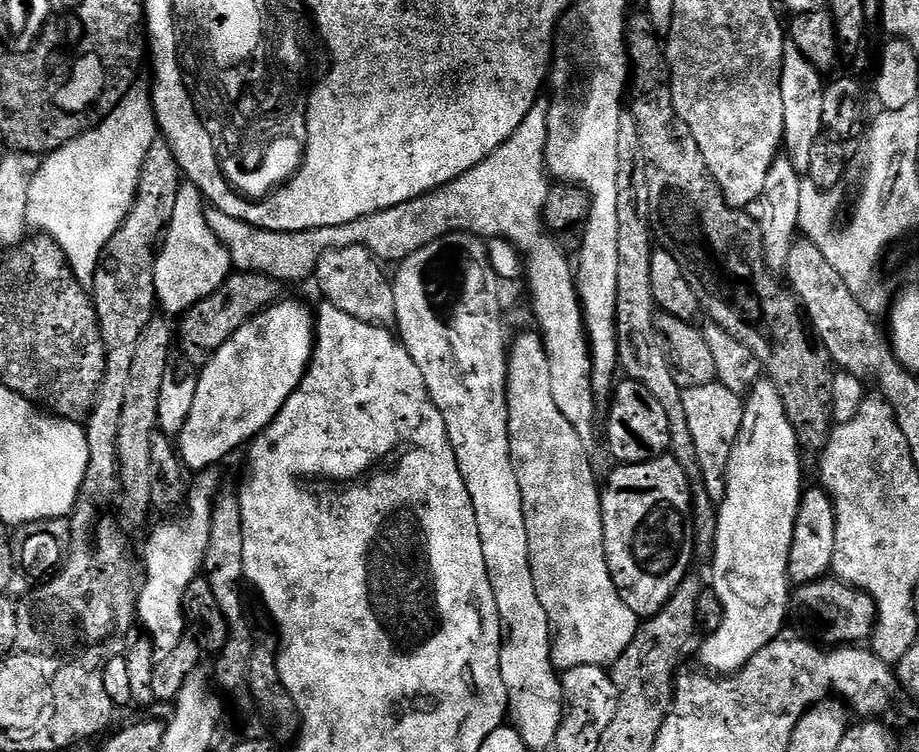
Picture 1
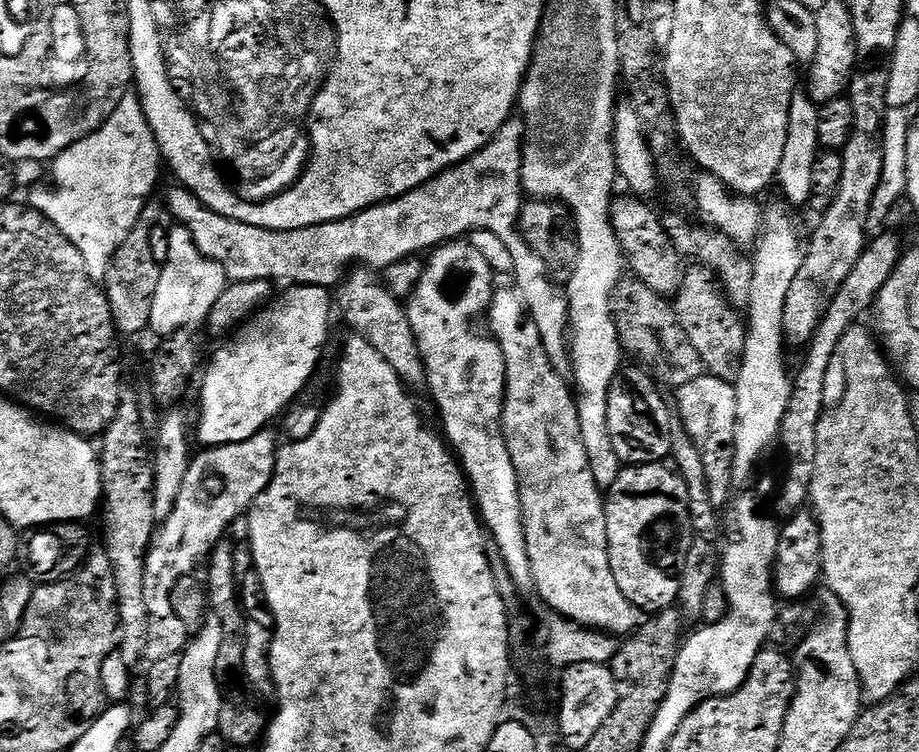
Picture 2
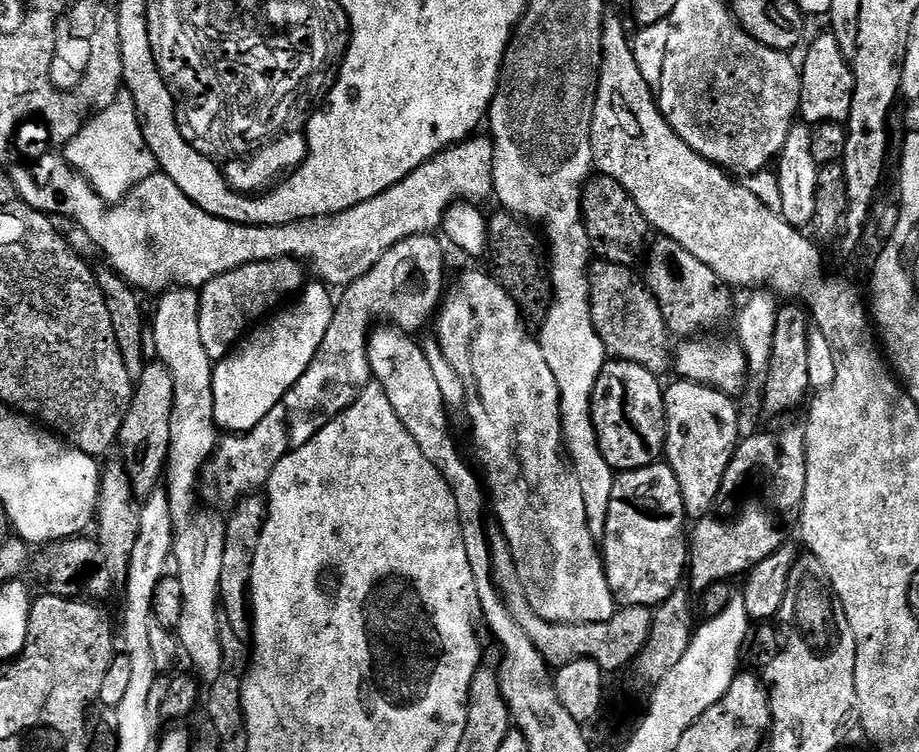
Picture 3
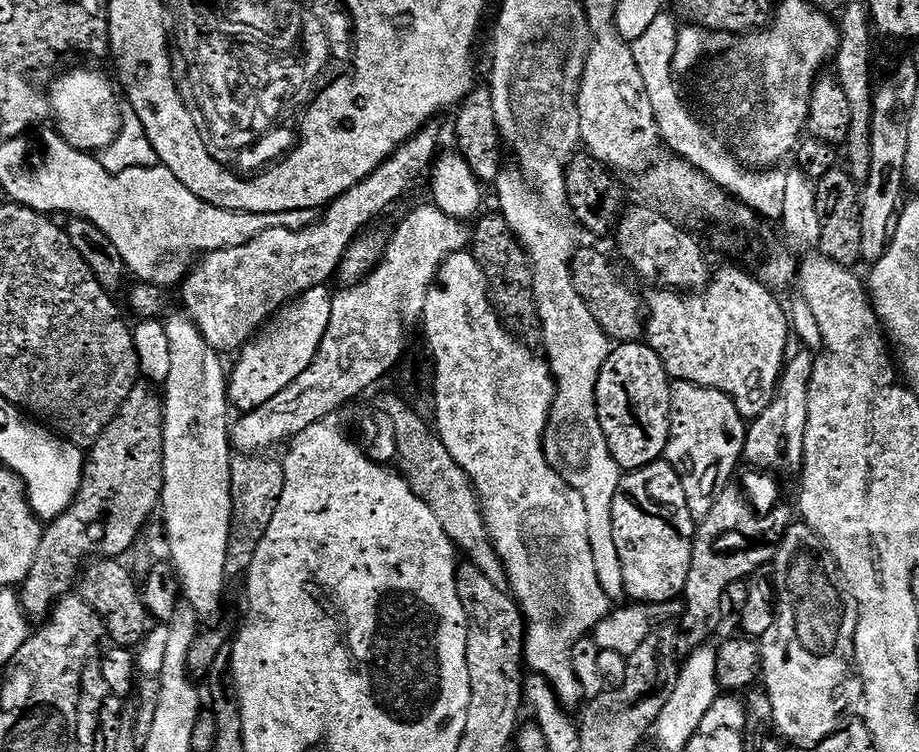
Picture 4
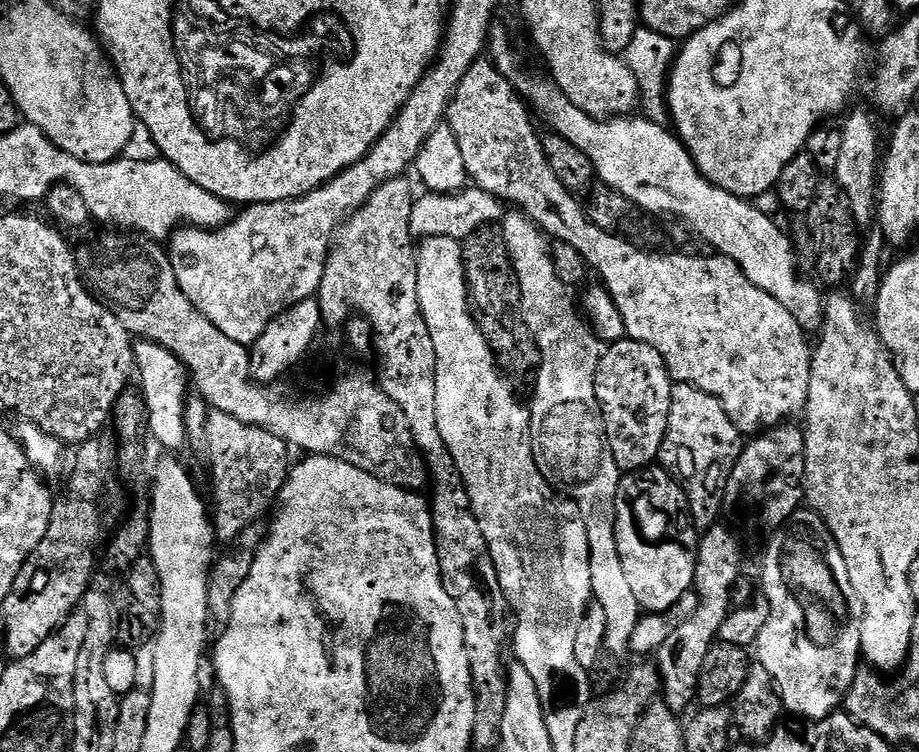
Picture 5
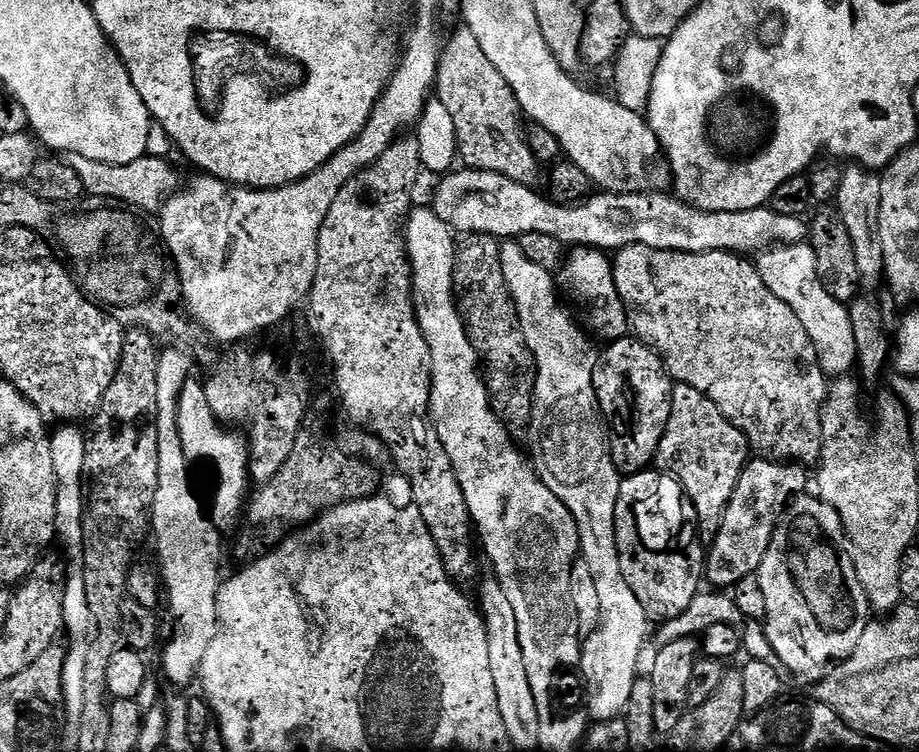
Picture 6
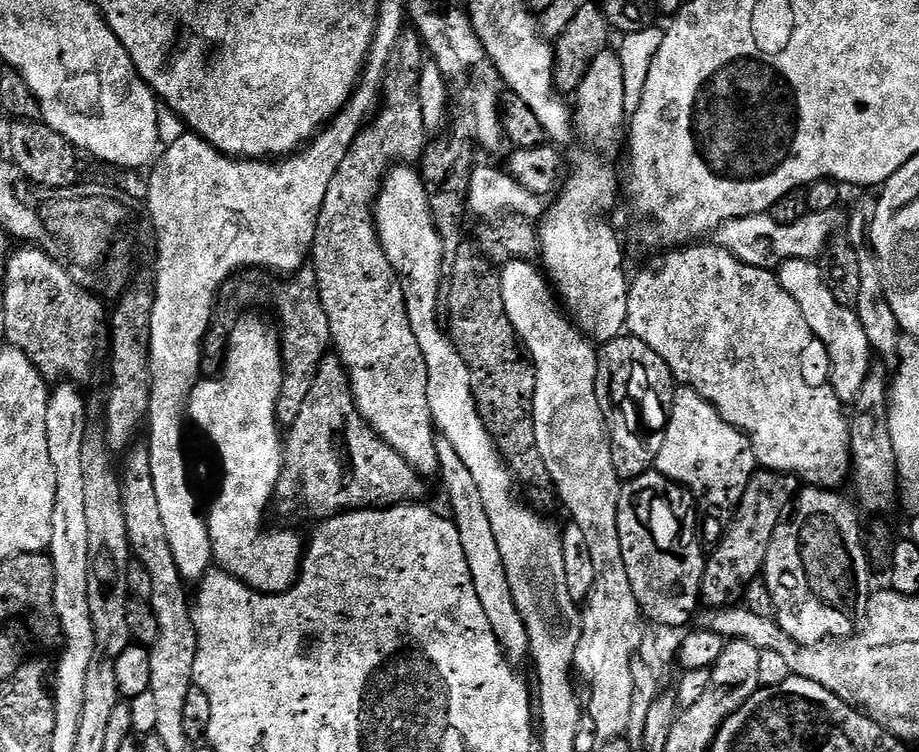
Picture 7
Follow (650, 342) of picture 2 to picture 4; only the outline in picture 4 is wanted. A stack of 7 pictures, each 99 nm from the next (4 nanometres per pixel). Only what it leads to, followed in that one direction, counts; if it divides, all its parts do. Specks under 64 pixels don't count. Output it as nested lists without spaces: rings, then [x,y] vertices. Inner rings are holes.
[[[577,247],[572,253],[572,281],[586,306],[594,314],[594,322],[608,335],[609,341],[631,344],[646,332],[646,304],[626,281],[608,256],[596,248]]]

